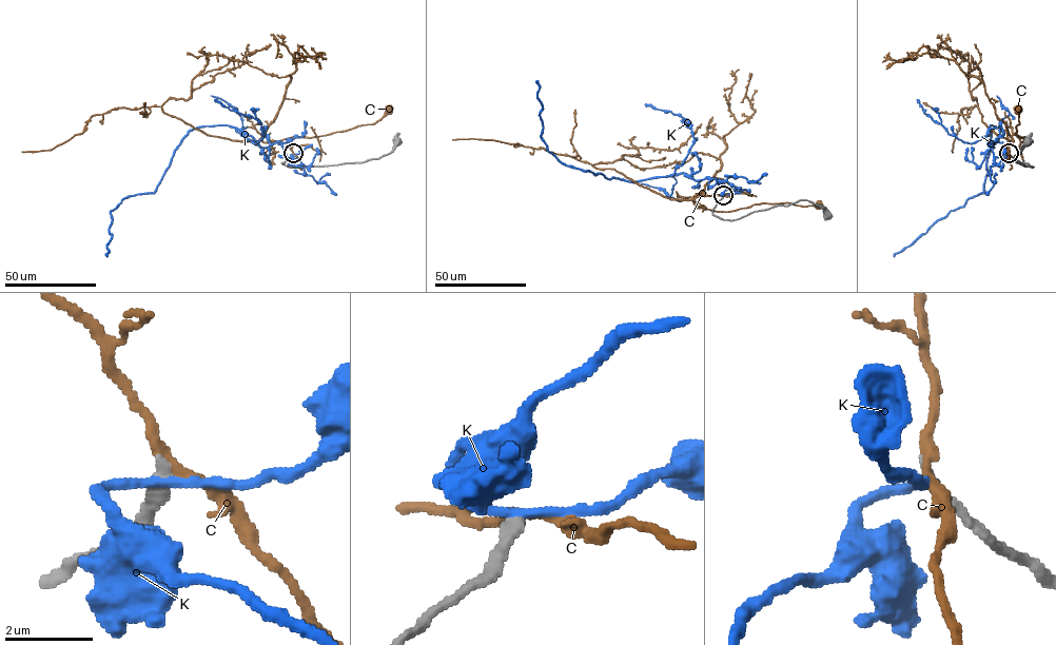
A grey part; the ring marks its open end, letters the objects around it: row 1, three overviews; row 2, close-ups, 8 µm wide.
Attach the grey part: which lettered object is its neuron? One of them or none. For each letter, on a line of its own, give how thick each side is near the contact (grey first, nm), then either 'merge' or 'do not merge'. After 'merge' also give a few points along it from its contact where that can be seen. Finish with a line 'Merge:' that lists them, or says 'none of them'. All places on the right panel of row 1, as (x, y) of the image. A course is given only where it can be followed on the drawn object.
C: calibres 240 and 240 nm; do not merge
K: calibres 300 and 200 nm; do not merge
Merge: none of them

